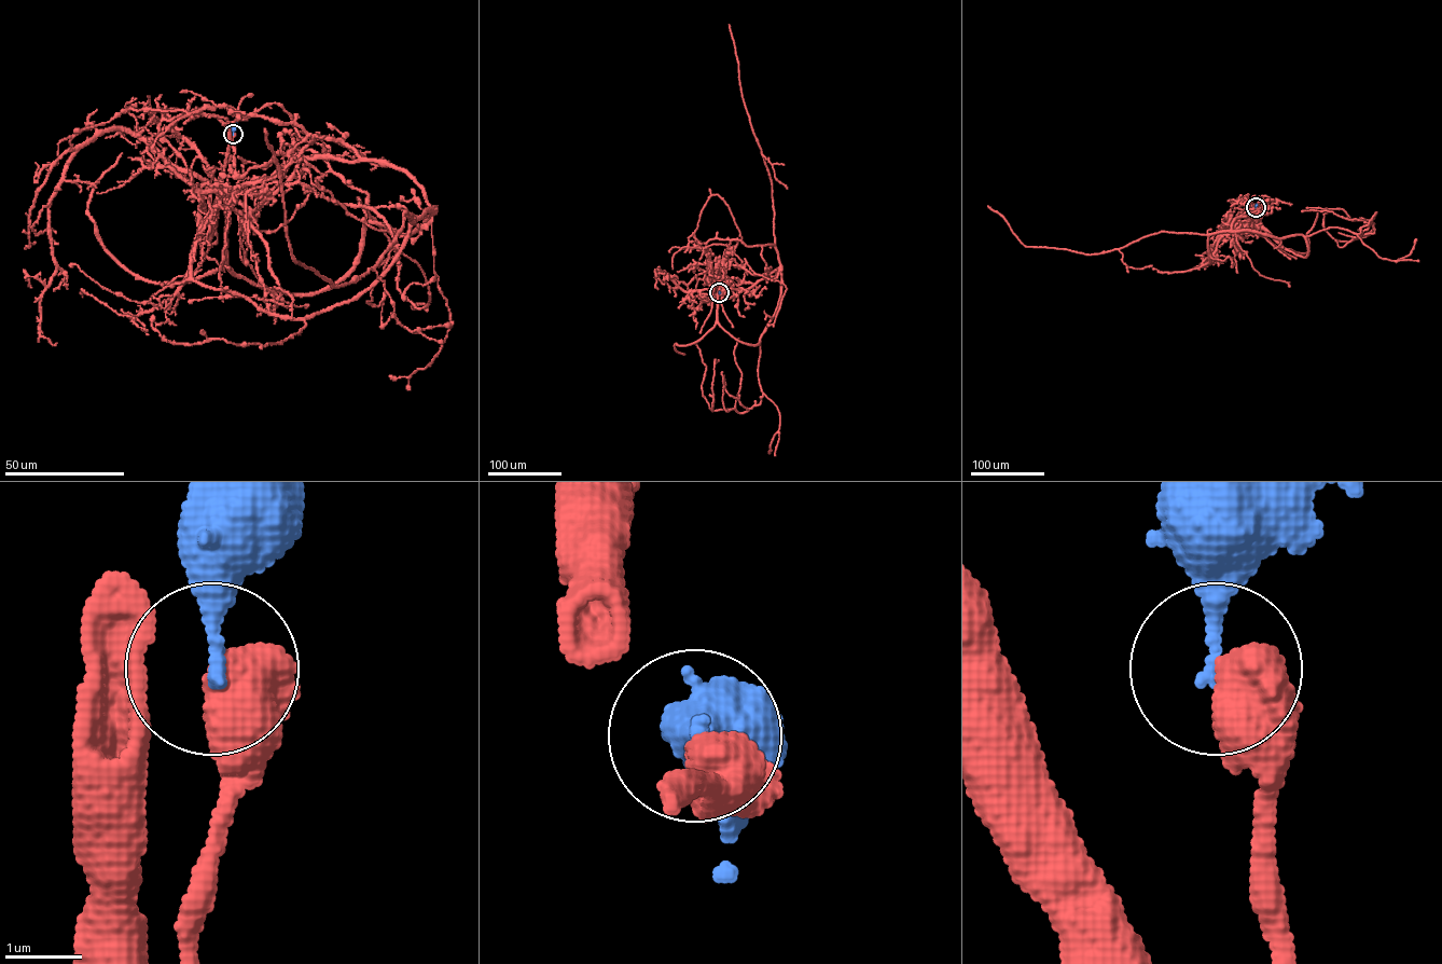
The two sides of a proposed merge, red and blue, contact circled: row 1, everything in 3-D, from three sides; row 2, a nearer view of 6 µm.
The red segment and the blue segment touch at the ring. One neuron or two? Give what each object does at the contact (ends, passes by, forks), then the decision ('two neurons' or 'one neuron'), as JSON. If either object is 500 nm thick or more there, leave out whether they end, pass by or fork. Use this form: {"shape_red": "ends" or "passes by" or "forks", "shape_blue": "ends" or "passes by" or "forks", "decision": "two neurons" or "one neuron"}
{"decision": "two neurons"}

